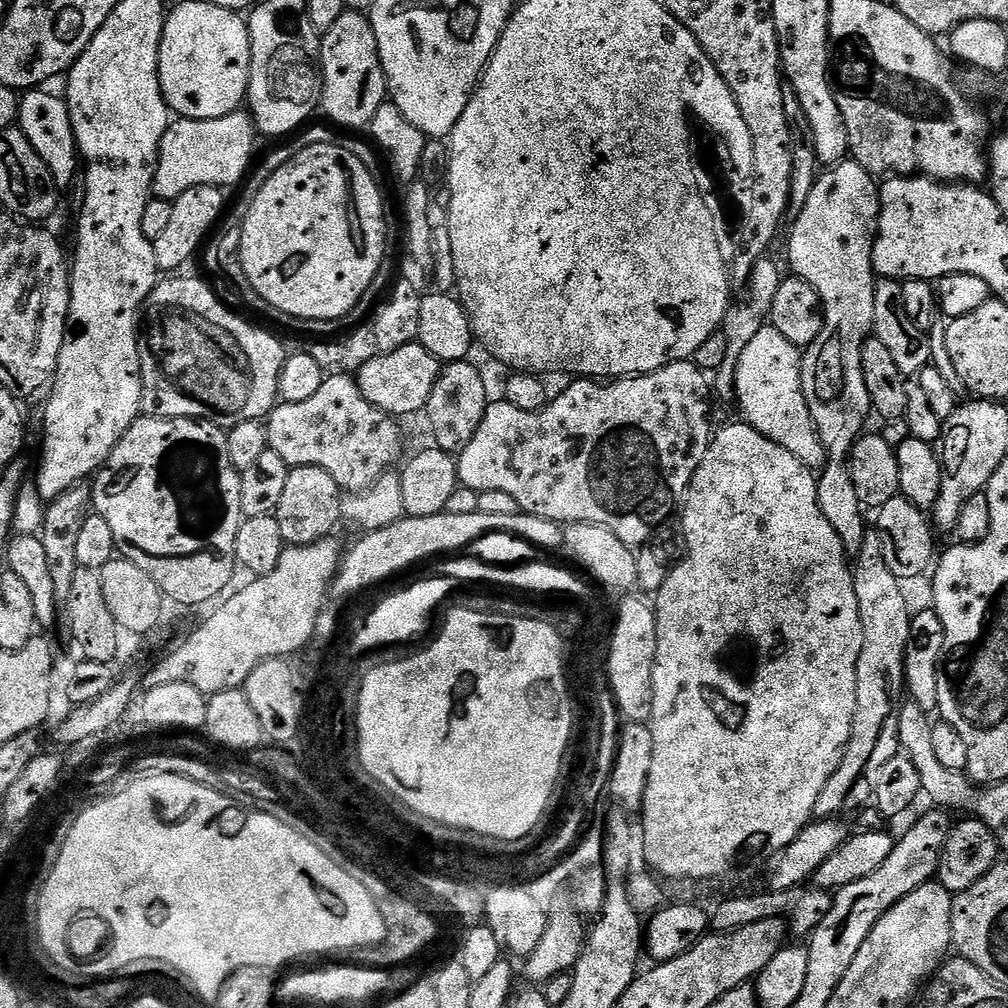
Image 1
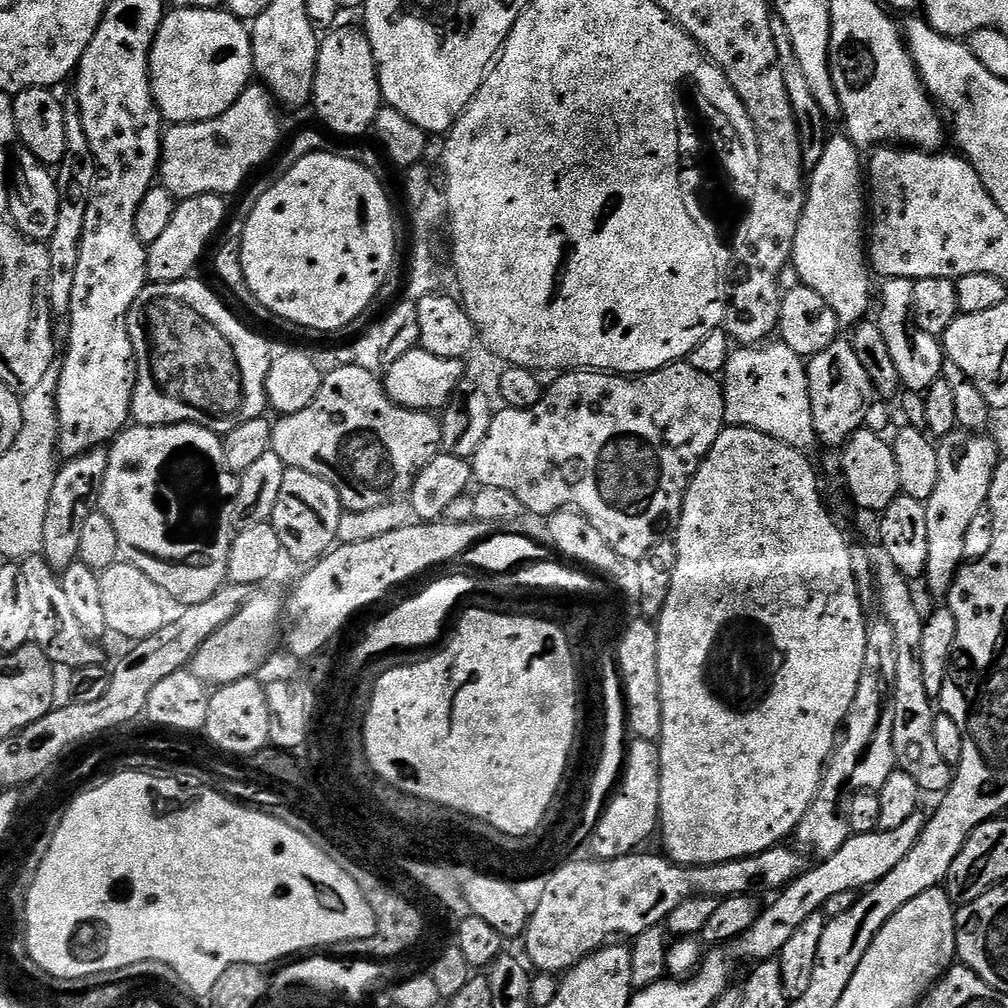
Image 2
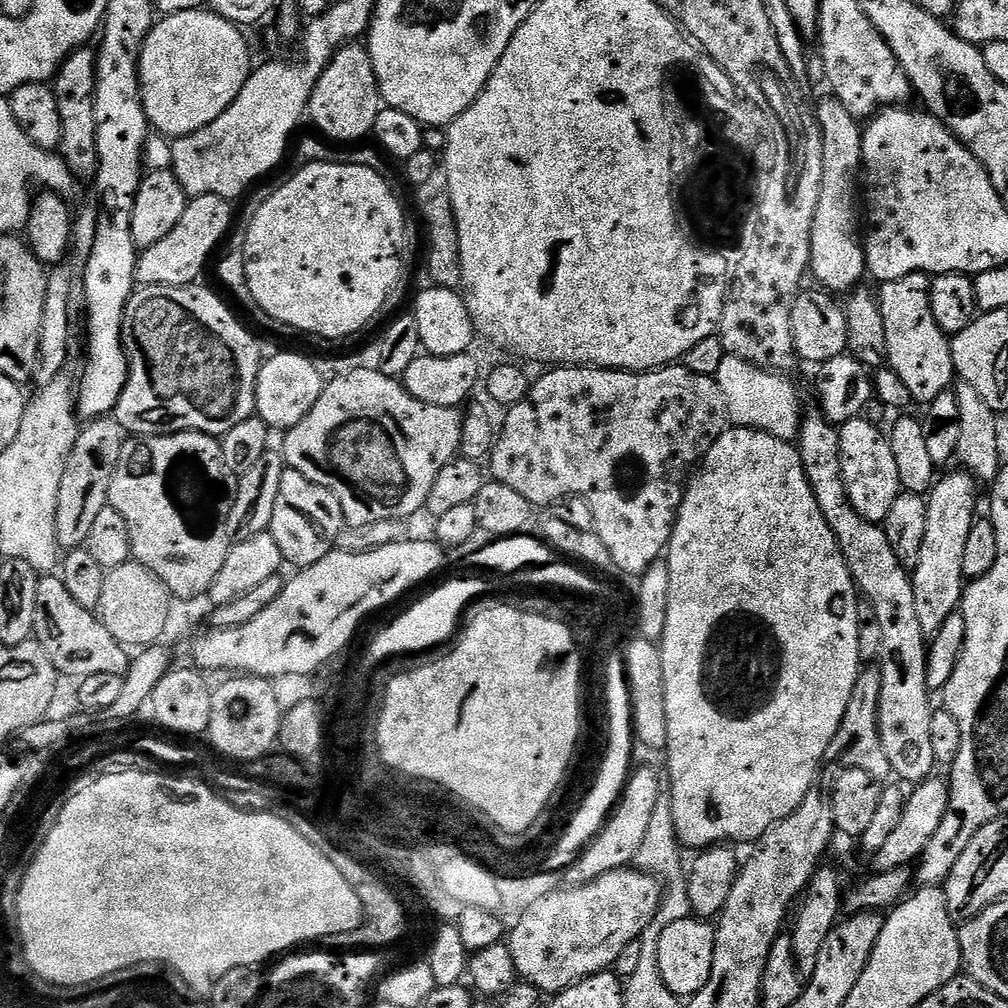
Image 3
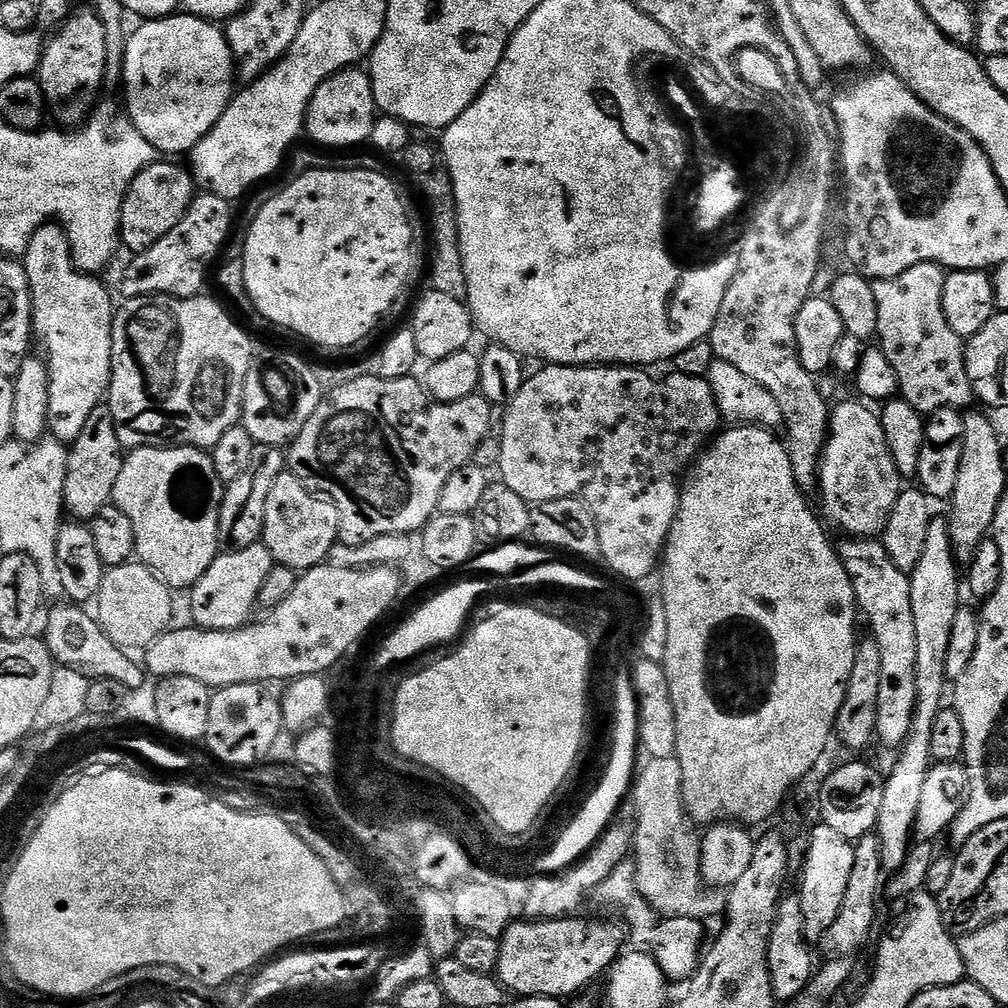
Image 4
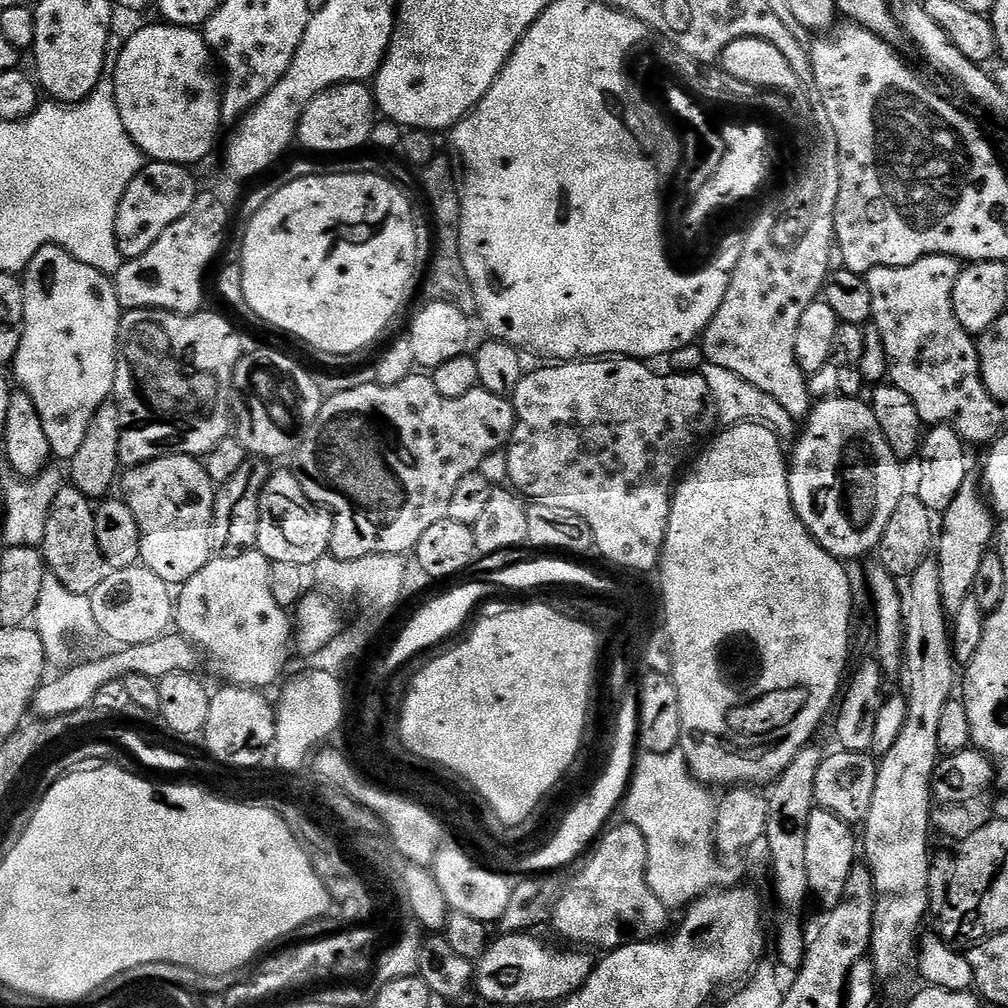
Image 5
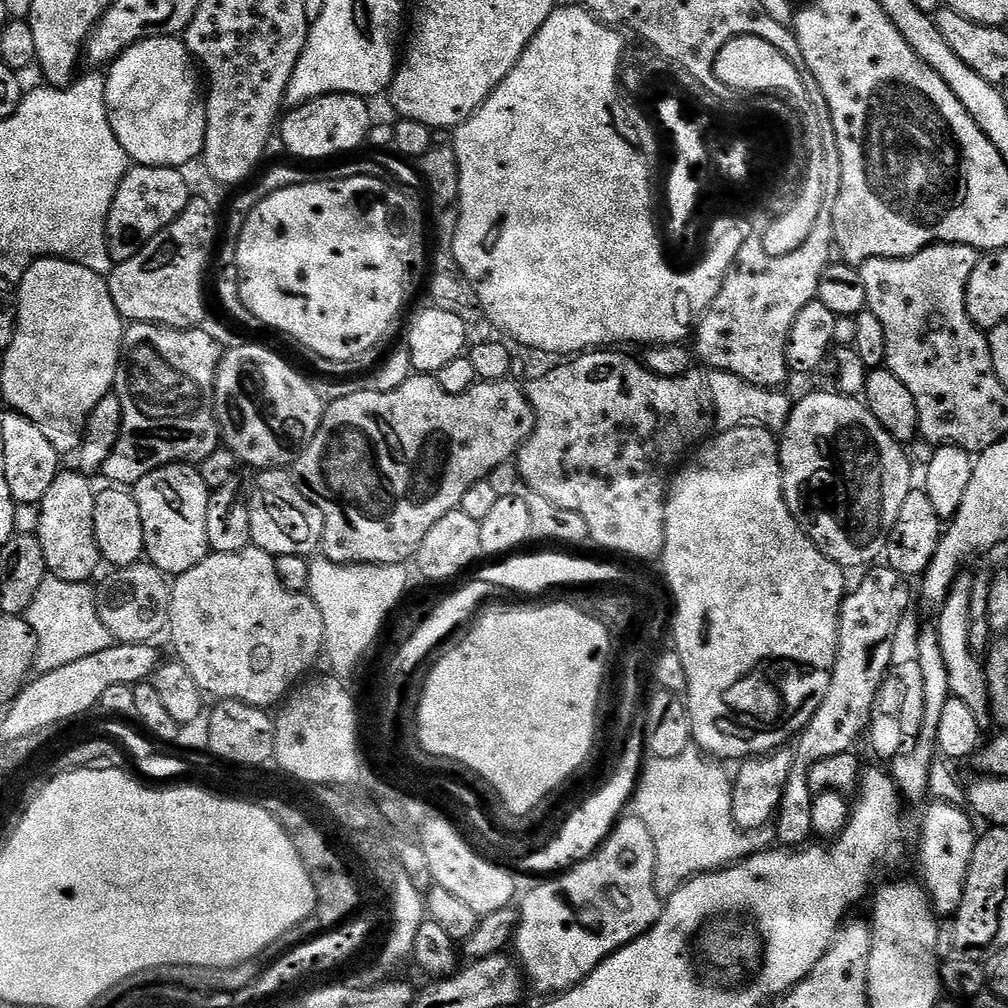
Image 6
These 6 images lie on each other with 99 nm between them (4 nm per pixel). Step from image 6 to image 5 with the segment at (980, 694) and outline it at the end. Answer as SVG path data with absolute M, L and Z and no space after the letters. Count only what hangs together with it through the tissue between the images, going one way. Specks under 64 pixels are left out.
M968 475L966 482L954 494L954 502L942 514L938 524L938 547L934 558L938 565L938 576L942 578L942 602L949 617L956 617L962 610L962 602L972 595L974 578L978 578L978 569L982 567L982 558L993 547L998 532L998 520L989 503L985 489L976 485L976 476Z

